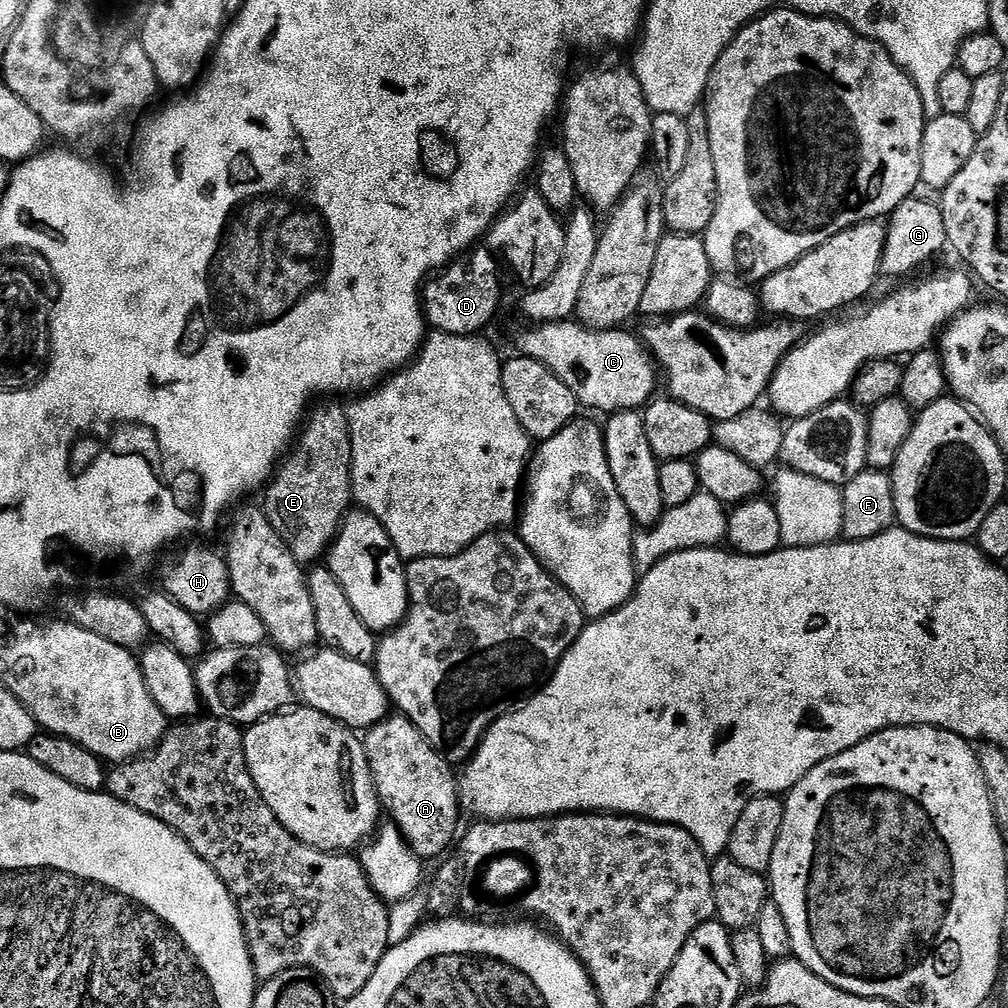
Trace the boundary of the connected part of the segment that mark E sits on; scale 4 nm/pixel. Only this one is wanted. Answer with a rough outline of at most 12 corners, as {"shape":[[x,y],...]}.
{"shape":[[348,410],[307,413],[262,507],[302,566],[353,507]]}

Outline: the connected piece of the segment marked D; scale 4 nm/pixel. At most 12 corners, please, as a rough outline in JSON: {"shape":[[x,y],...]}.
{"shape":[[487,247],[457,256],[422,288],[425,321],[483,333],[500,312]]}

